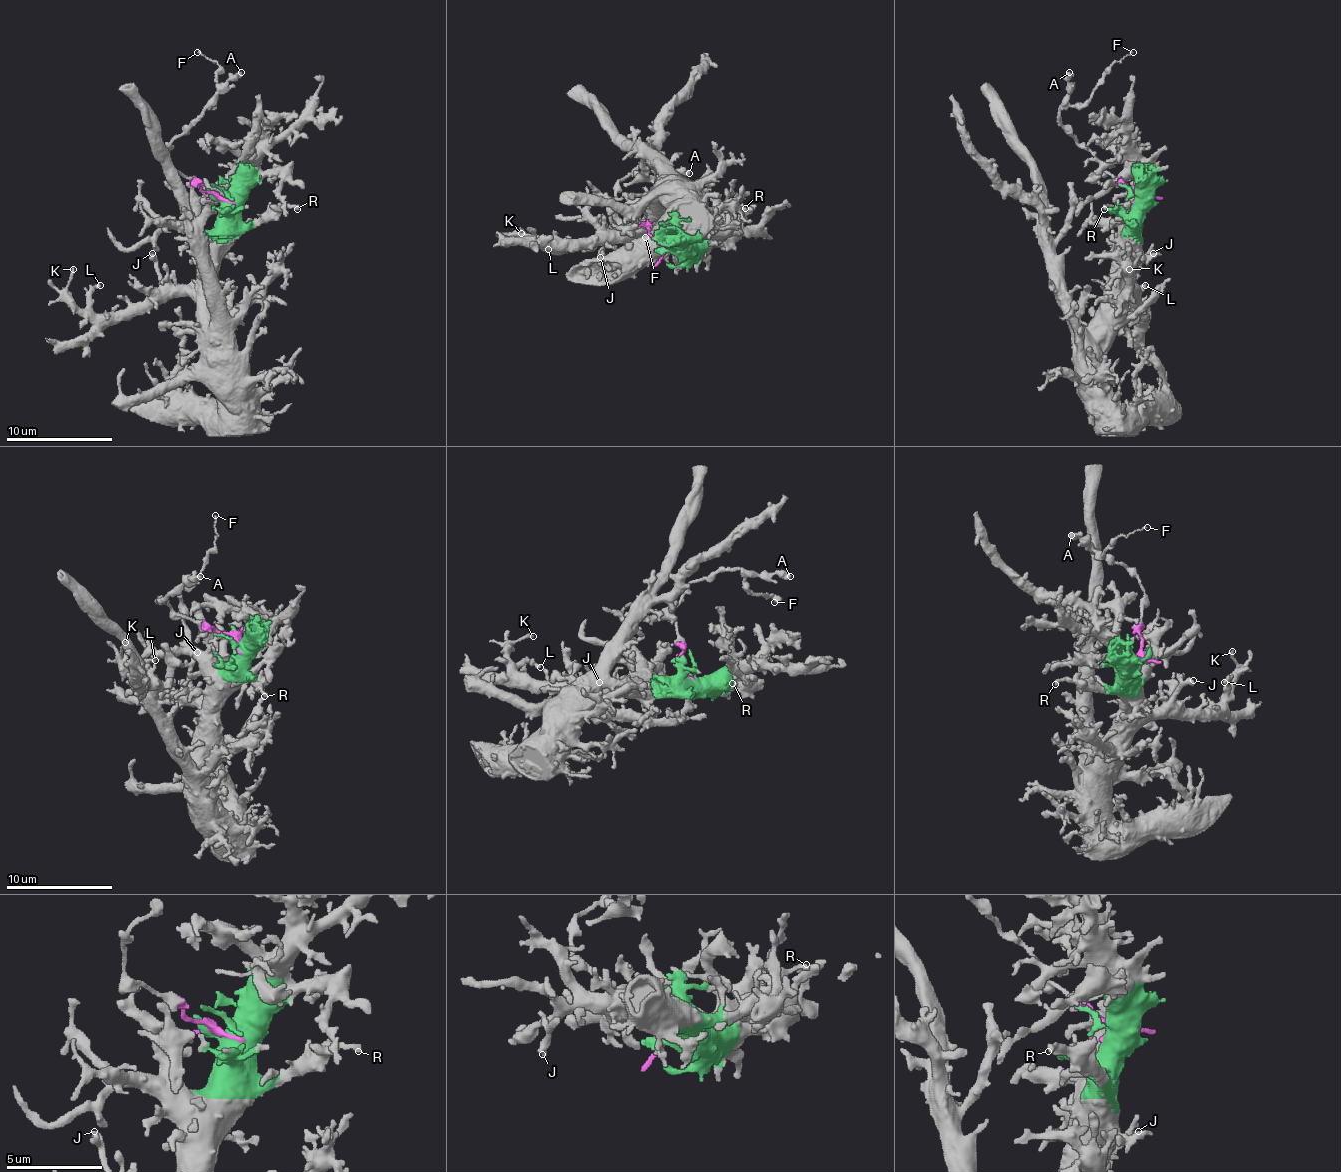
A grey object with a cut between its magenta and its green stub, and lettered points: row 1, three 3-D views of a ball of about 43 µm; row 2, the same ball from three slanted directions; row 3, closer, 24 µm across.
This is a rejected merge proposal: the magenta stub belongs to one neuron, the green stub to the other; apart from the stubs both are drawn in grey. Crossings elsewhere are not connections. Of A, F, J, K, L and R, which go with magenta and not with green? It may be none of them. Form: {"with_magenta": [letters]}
{"with_magenta": ["A", "F"]}

